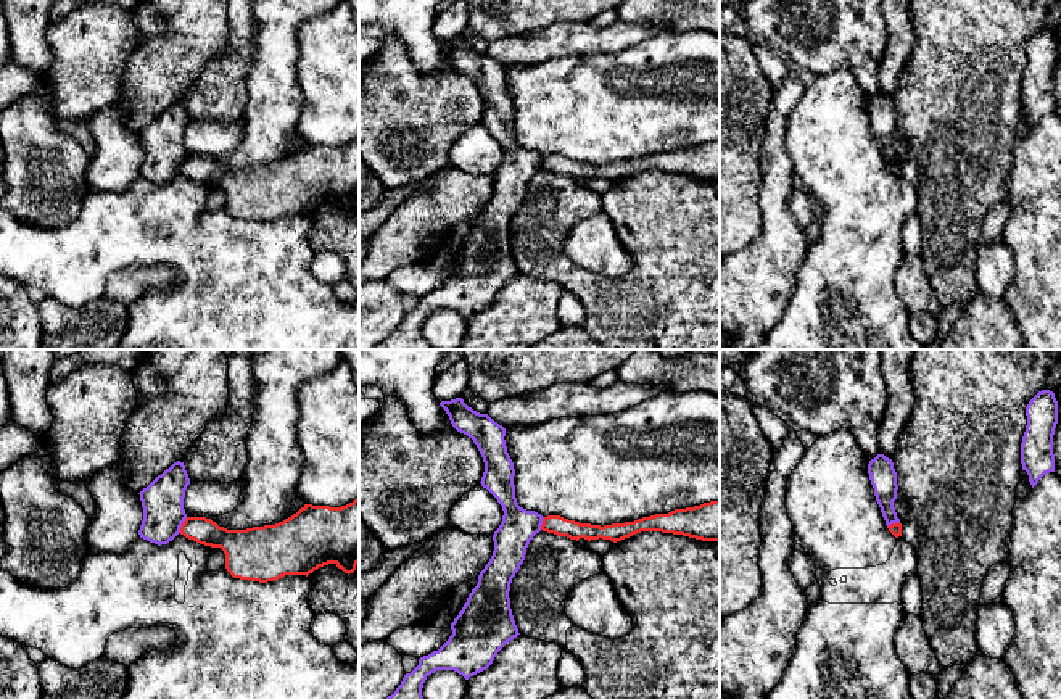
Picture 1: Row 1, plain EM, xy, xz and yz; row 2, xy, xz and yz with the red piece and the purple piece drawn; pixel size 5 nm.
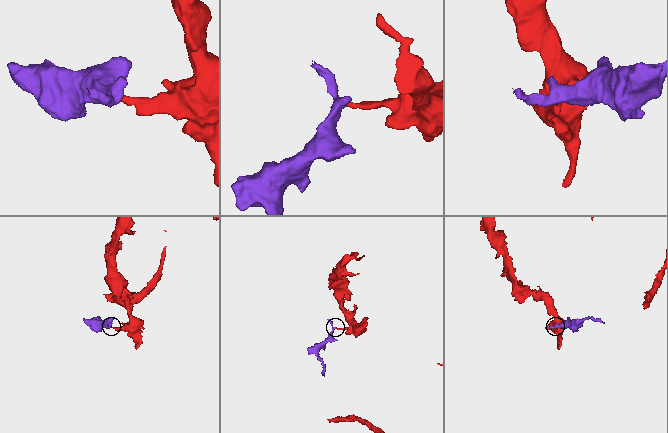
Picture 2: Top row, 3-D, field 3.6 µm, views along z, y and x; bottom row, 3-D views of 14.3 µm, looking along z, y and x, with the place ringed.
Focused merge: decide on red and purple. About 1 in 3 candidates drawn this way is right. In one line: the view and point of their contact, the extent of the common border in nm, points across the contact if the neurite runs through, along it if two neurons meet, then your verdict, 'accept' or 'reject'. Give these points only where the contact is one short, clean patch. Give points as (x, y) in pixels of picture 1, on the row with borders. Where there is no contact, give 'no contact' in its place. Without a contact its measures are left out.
xy (182, 525) | 90 nm | along xy (187, 517), (179, 532) | reject

